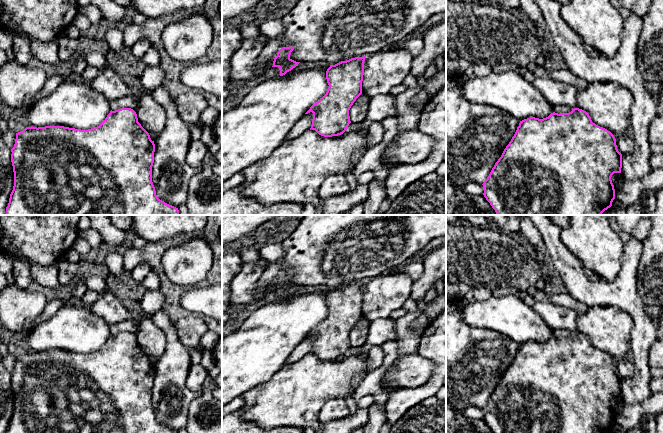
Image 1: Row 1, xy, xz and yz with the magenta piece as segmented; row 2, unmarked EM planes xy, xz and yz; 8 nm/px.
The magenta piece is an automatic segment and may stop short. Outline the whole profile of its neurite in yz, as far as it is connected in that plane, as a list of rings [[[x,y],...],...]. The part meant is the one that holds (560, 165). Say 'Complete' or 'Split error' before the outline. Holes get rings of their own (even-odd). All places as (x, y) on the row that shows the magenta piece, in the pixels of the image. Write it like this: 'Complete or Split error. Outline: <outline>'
Complete. Outline: [[[574,108],[569,113],[558,114],[553,112],[543,119],[530,117],[520,121],[511,141],[482,184],[483,195],[497,215],[601,215],[612,206],[612,202],[615,199],[615,189],[611,177],[614,173],[621,173],[621,168],[622,154],[617,149],[614,135],[607,129],[593,123],[586,111]]]

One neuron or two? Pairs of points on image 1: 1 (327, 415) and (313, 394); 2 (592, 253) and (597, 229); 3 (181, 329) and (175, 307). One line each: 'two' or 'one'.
1: two
2: one
3: two

